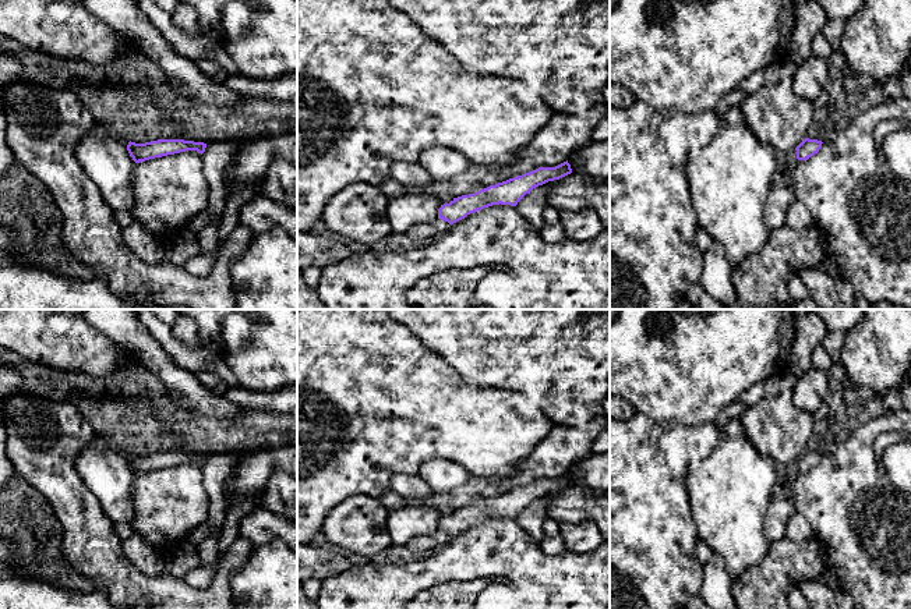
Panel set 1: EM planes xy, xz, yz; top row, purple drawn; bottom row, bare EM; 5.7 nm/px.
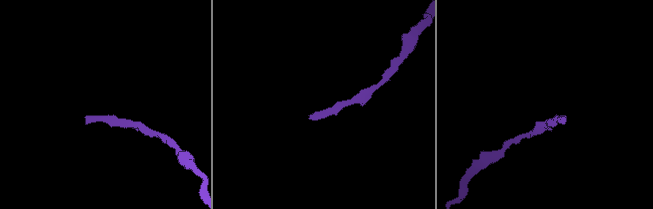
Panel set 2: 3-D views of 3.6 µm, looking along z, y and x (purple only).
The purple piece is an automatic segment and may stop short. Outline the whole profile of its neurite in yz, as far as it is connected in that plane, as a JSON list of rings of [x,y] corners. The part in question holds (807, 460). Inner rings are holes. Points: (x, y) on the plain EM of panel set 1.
[[[805,450],[797,460],[797,471],[806,472],[822,460],[822,453]]]

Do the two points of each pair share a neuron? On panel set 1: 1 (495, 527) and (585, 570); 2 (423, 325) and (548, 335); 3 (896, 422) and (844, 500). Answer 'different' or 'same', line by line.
1: same
2: same
3: same

